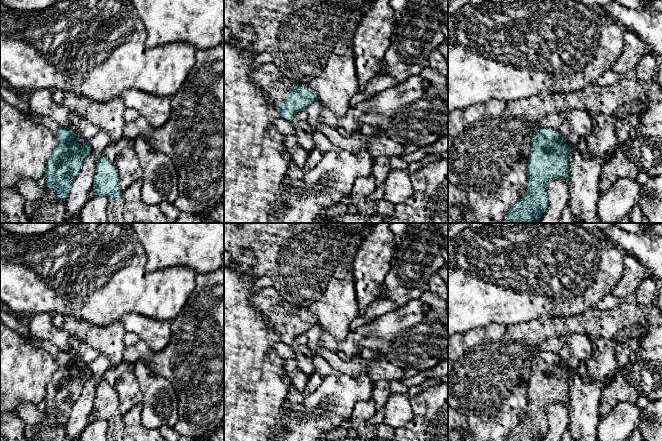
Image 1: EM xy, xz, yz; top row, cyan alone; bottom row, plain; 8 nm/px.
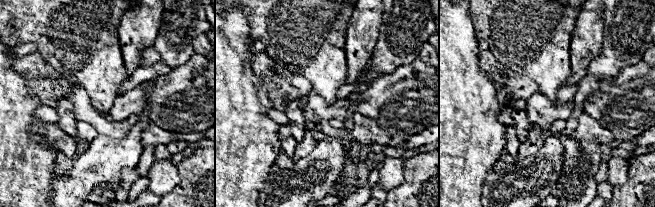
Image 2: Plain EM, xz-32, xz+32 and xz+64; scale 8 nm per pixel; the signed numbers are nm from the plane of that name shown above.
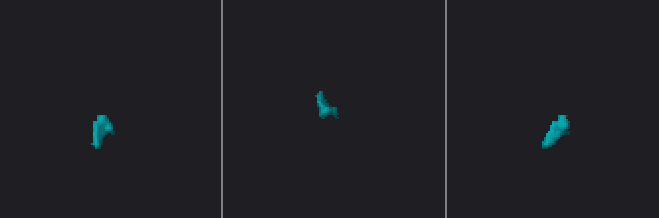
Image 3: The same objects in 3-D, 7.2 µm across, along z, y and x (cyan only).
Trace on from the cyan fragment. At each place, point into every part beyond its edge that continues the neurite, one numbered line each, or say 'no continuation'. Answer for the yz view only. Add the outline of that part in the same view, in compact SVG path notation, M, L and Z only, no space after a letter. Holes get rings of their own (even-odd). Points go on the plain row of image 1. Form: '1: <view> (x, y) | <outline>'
no continuation

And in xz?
1: xz (276, 310) | M272 286L263 288L251 298L251 304L261 311L275 333L289 320L295 307L287 302Z

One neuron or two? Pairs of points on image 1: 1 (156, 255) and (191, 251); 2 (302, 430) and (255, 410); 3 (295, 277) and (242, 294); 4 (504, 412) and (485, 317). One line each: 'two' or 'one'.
1: one
2: two
3: two
4: two

